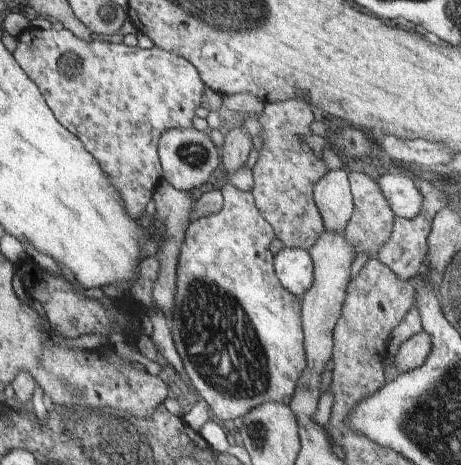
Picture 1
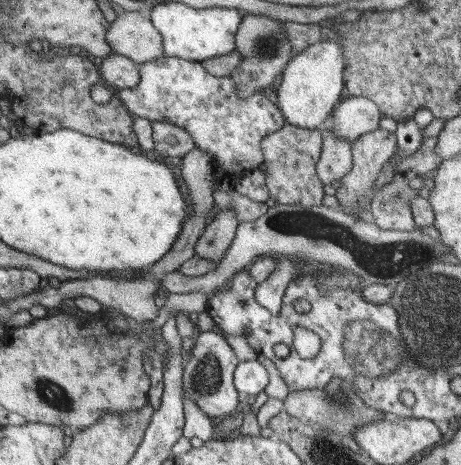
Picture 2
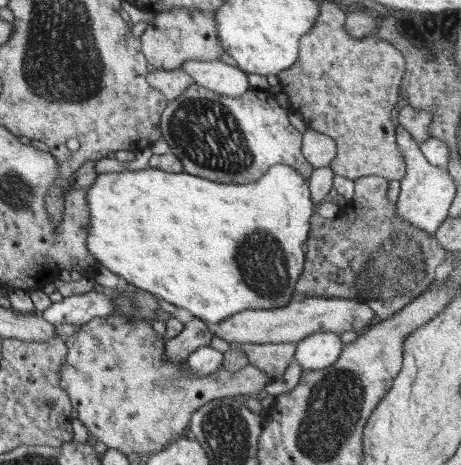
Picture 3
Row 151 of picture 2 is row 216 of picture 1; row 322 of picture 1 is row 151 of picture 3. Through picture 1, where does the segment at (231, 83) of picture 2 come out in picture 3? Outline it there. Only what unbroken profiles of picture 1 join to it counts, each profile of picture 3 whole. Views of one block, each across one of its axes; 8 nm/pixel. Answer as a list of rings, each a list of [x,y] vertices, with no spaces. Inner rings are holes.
[[[193,82],[183,94],[177,96],[174,100],[168,101],[167,107],[163,112],[160,126],[162,128],[162,139],[168,143],[170,152],[175,157],[178,157],[178,160],[182,163],[182,172],[191,173],[192,176],[200,176],[224,184],[250,184],[251,182],[256,182],[261,176],[264,176],[265,171],[277,164],[285,164],[286,166],[296,168],[304,177],[308,178],[311,177],[312,171],[316,169],[314,166],[310,166],[310,161],[306,162],[307,158],[304,158],[304,156],[302,156],[303,152],[300,152],[300,146],[303,146],[302,134],[290,124],[290,120],[288,120],[288,110],[286,110],[286,108],[280,108],[278,104],[274,104],[274,100],[270,100],[270,96],[266,94],[266,90],[252,88],[246,91],[242,96],[228,97]]]

